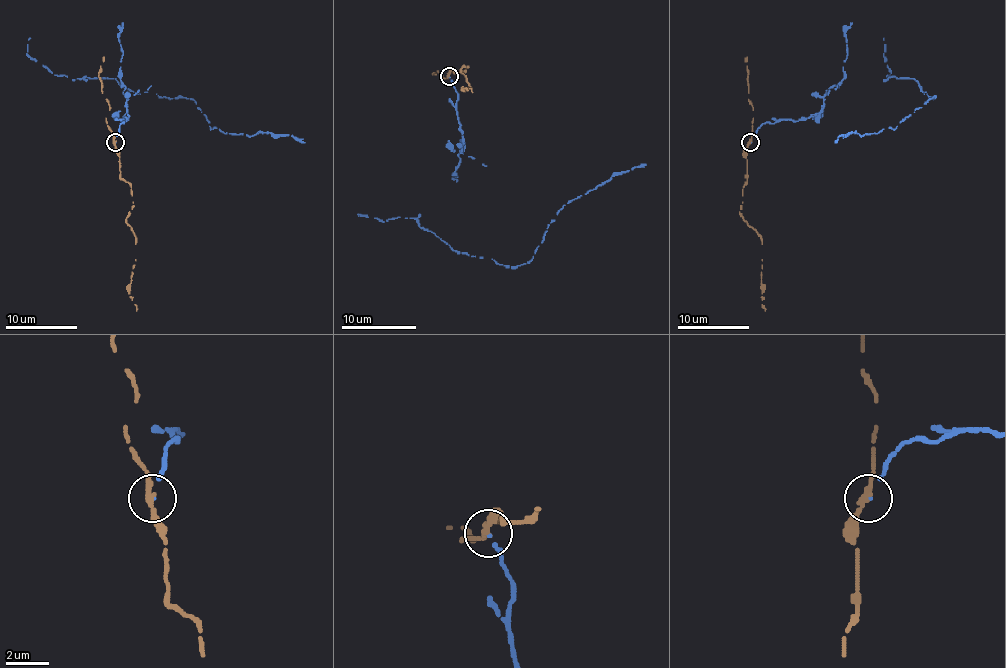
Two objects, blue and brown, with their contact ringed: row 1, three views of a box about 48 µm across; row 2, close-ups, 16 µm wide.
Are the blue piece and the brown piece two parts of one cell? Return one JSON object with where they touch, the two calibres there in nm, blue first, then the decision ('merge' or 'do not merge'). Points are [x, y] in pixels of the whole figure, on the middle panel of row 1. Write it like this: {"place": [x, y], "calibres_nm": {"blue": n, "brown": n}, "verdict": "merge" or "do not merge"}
{"place": [449, 76], "calibres_nm": {"blue": 70, "brown": 280}, "verdict": "do not merge"}

